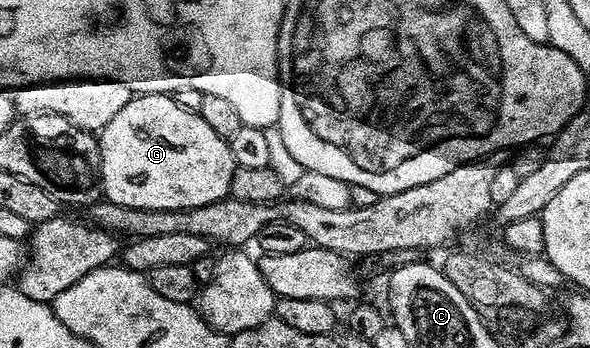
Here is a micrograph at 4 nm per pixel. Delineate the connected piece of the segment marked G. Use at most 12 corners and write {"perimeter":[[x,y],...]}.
{"perimeter":[[167,94],[99,131],[101,189],[127,208],[230,197],[231,148]]}

